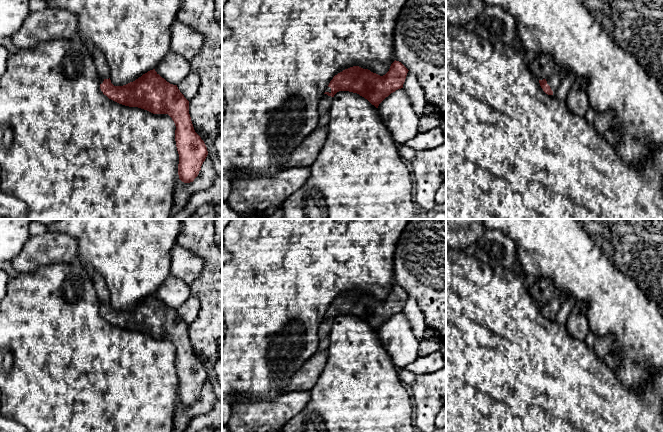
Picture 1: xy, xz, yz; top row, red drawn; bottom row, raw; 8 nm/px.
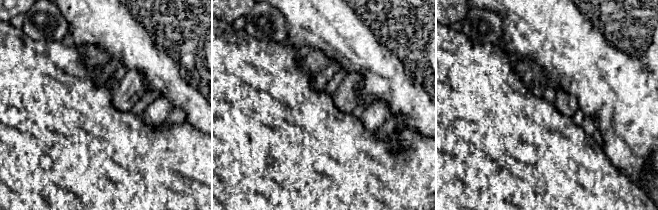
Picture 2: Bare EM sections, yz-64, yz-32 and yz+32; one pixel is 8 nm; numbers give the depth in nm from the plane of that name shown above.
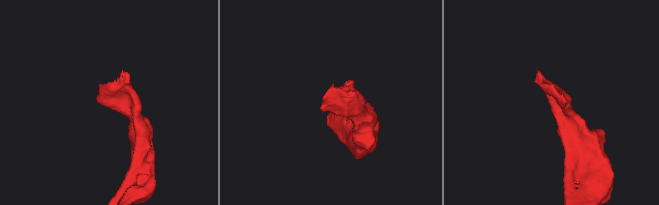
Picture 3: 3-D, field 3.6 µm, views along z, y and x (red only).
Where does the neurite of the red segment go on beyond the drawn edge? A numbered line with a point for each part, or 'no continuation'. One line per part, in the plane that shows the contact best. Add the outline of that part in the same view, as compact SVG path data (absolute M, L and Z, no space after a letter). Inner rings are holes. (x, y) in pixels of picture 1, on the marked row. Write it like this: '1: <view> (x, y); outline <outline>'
1: yz (542, 67); outline M535 55L528 59L532 74L538 79L547 81L555 95L562 80L567 76L566 70L556 65L551 55Z

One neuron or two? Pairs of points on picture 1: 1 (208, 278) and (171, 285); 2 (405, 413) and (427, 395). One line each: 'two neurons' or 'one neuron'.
1: two neurons
2: two neurons

